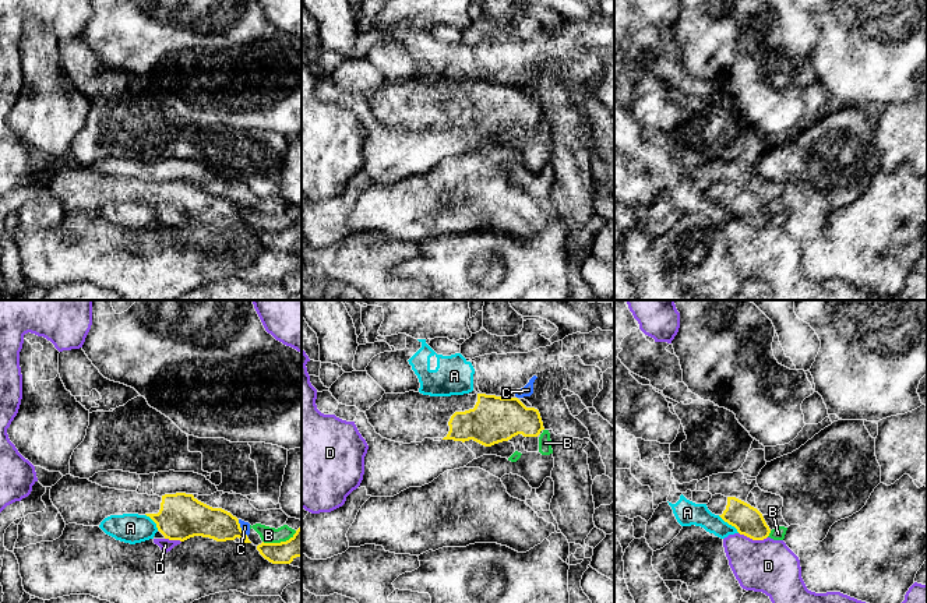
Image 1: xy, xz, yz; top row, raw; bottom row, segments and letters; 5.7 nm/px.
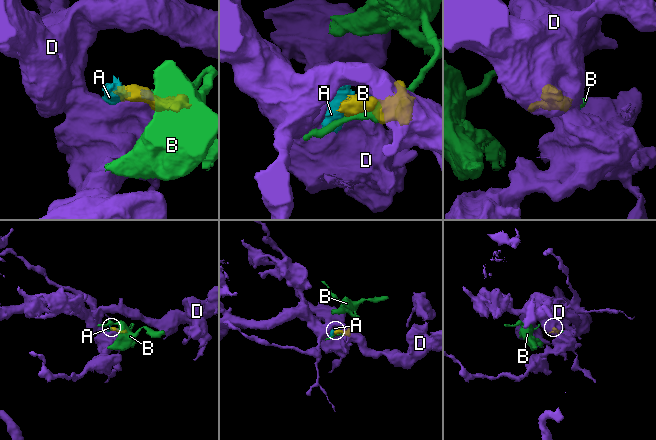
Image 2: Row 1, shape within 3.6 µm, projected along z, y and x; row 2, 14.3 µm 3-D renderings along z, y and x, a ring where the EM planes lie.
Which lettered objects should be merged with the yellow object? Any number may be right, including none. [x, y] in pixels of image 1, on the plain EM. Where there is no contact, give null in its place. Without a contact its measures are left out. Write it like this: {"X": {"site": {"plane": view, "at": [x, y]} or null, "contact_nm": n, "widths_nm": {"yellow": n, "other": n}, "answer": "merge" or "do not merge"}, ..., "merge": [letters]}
{"A": {"site": {"plane": "yz", "at": [729, 211]}, "contact_nm": 160, "widths_nm": {"yellow": 170, "other": 140}, "answer": "do not merge"}, "B": {"site": {"plane": "xy", "at": [281, 229]}, "contact_nm": 220, "widths_nm": {"yellow": 140, "other": 100}, "answer": "do not merge"}, "C": {"site": {"plane": "xy", "at": [240, 215]}, "contact_nm": 110, "widths_nm": {"yellow": 190, "other": 50}, "answer": "do not merge"}, "D": {"site": {"plane": "yz", "at": [753, 226]}, "contact_nm": 170, "widths_nm": {"yellow": 170, "other": 320}, "answer": "do not merge"}, "merge": []}

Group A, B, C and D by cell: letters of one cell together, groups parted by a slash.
A C / B / D

